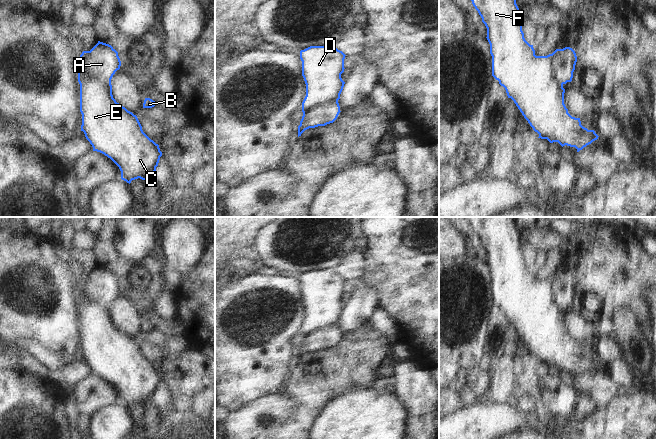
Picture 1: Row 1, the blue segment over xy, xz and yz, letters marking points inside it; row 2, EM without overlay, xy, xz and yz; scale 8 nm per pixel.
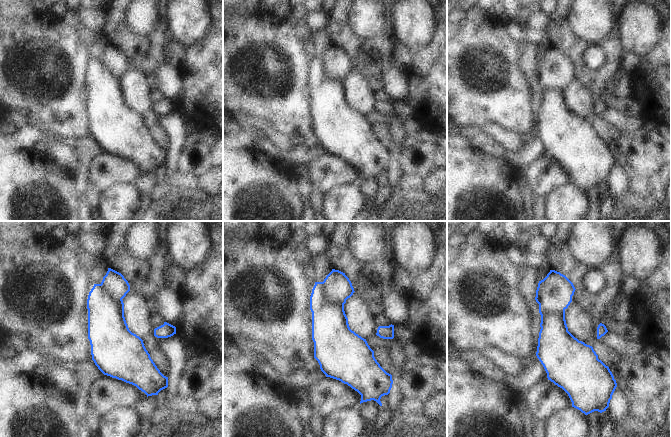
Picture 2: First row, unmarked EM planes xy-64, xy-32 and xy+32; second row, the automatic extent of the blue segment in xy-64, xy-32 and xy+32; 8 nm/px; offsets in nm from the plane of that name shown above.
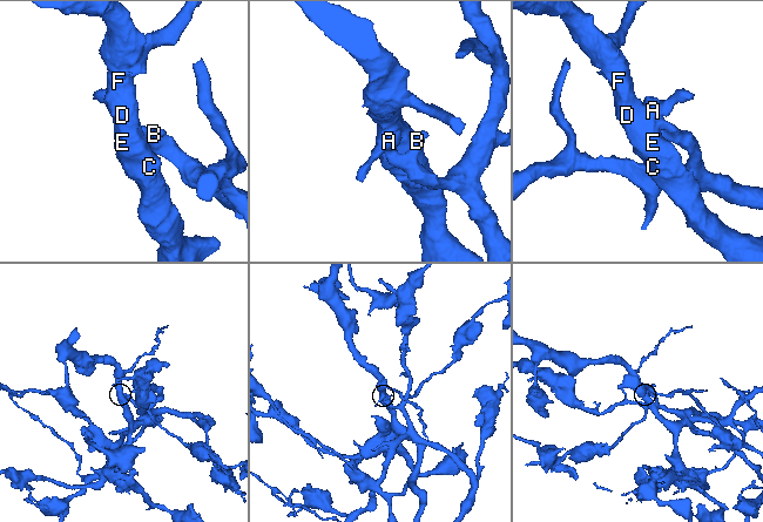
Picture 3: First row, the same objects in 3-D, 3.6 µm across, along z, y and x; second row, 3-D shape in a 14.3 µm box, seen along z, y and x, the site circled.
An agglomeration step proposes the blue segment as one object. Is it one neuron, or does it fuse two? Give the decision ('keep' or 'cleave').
cleave

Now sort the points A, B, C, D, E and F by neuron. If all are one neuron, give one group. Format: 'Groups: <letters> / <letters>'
Groups: A B / C D E F.

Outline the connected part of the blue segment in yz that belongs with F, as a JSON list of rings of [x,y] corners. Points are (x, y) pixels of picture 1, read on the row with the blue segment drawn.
[[[471,0],[471,1],[473,6],[481,16],[482,22],[485,24],[487,28],[486,38],[490,44],[490,54],[492,56],[492,76],[499,81],[499,84],[501,86],[505,88],[508,98],[511,98],[514,101],[514,103],[516,104],[516,106],[524,116],[524,118],[528,121],[530,126],[533,128],[533,130],[539,134],[538,138],[547,139],[550,143],[558,142],[562,147],[565,145],[570,147],[575,147],[577,149],[577,152],[582,150],[587,145],[591,144],[593,141],[597,140],[599,136],[595,133],[594,130],[588,130],[587,128],[583,127],[581,125],[580,118],[572,117],[568,113],[568,109],[564,104],[565,89],[563,88],[562,82],[556,76],[553,68],[553,59],[555,57],[555,53],[549,54],[547,56],[536,56],[533,45],[530,45],[525,40],[524,33],[522,31],[522,21],[520,20],[520,10],[516,4],[516,0]]]

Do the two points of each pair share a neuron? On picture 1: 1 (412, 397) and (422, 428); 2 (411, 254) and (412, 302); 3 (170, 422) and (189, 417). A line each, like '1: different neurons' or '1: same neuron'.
1: same neuron
2: same neuron
3: same neuron

